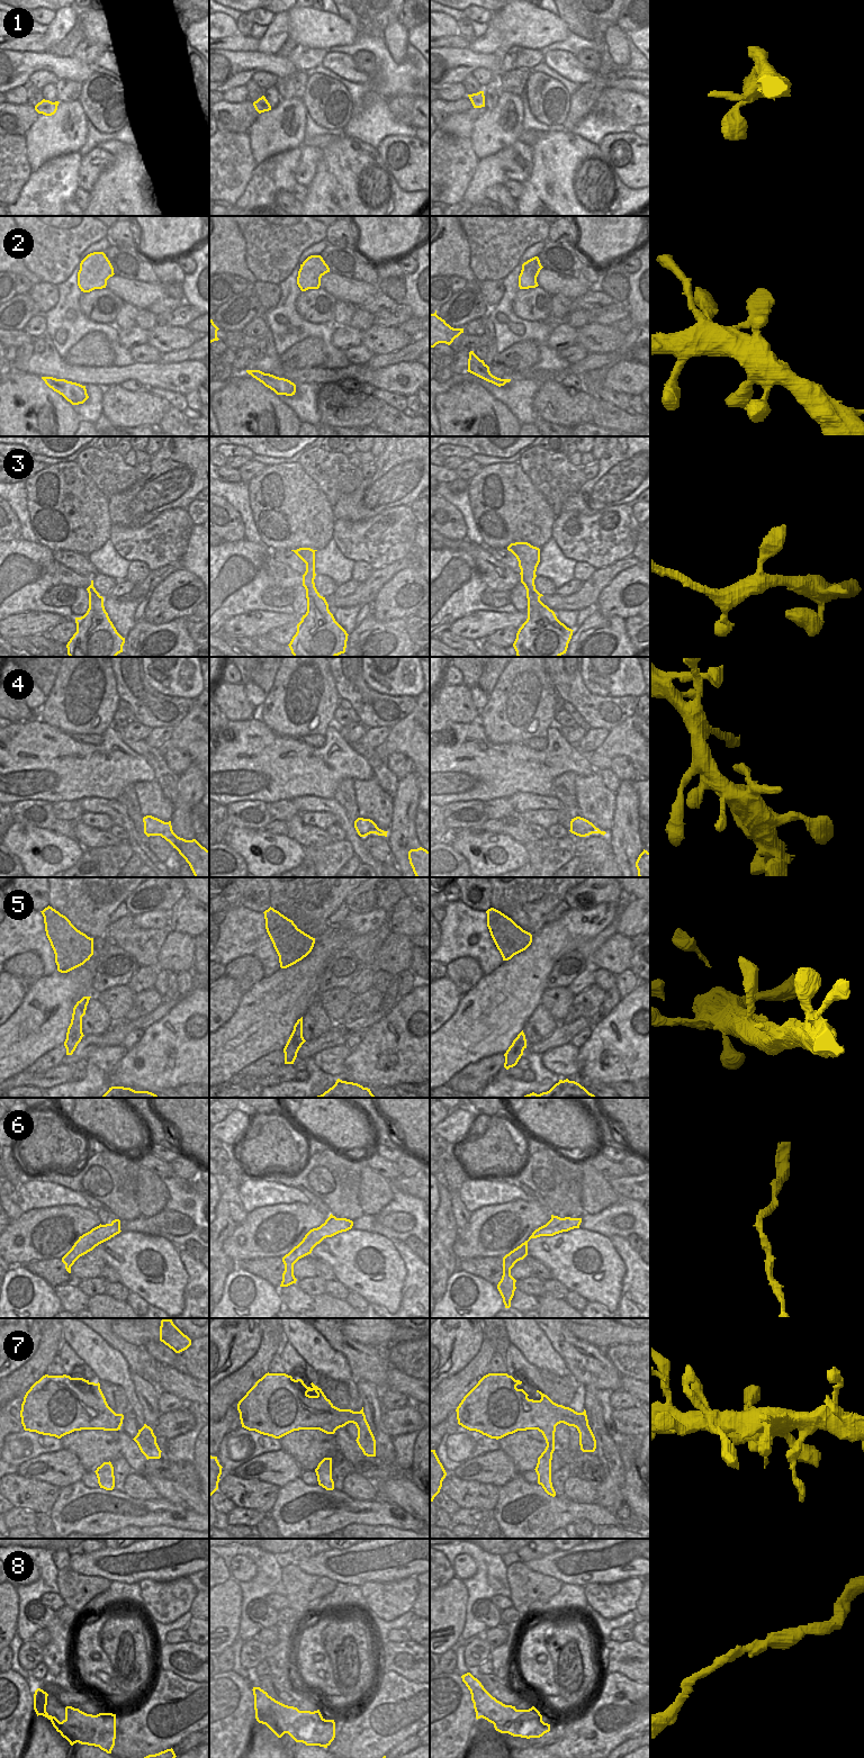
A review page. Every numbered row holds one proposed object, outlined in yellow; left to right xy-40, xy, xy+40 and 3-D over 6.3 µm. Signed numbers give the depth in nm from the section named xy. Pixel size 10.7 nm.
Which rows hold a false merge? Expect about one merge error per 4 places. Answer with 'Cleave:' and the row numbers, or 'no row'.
Cleave: no row

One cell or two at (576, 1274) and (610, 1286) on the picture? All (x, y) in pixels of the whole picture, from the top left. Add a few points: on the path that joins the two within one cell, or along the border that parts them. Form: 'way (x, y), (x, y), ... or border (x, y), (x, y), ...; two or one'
way (584, 1274), (595, 1282), (602, 1283); one

